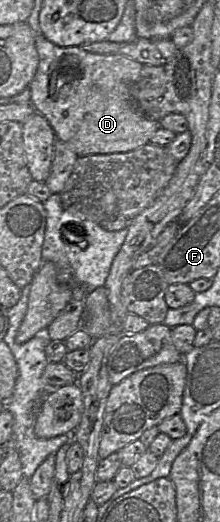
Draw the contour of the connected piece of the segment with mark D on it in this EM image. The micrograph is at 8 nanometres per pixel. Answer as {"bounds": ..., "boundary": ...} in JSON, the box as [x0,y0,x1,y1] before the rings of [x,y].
{"bounds":[30,36,161,157],"boundary":[[[37,36],[39,52],[38,71],[30,85],[31,104],[37,112],[53,124],[57,141],[63,141],[79,157],[93,154],[127,153],[150,142],[161,127],[160,122],[149,119],[133,104],[131,86],[140,78],[143,64],[124,55],[97,54],[81,46],[60,46],[47,36]]]}

